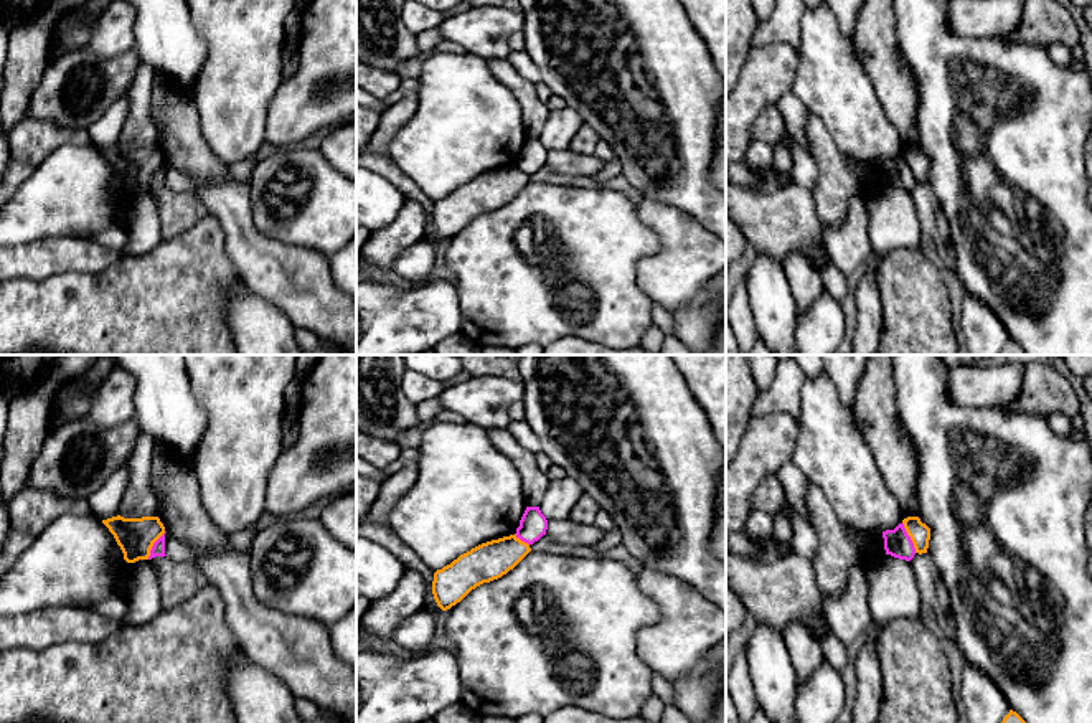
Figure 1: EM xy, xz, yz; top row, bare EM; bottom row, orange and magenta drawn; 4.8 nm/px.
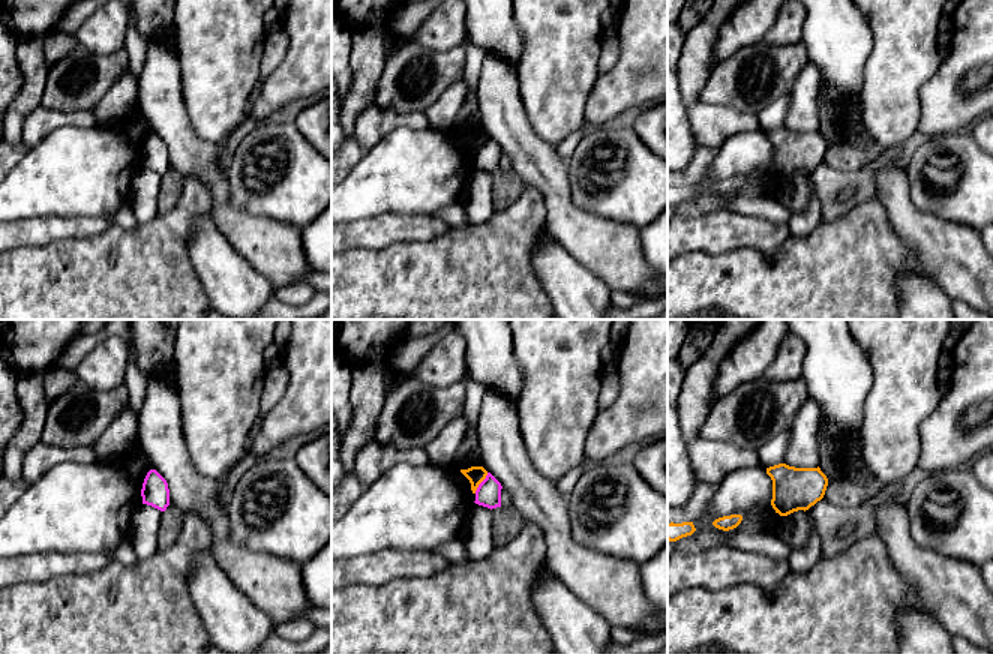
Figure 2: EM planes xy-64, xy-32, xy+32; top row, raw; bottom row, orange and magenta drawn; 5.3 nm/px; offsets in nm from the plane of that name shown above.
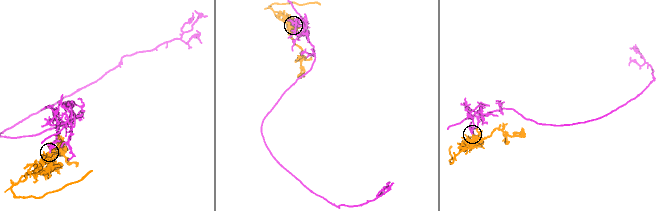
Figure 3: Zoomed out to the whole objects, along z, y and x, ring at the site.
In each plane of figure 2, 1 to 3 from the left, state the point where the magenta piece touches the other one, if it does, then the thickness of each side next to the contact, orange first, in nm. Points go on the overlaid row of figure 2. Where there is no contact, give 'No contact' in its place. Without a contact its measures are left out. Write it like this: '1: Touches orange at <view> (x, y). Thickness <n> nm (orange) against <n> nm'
1: No contact
2: Touches orange at xy-32 (480, 482). Thickness 100 nm (orange) against 140 nm
3: No contact

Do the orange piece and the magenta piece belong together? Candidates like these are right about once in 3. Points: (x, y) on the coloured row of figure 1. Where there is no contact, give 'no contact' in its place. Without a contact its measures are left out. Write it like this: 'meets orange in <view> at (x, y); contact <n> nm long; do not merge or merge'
meets orange in yz at (909, 535); contact 170 nm long; do not merge

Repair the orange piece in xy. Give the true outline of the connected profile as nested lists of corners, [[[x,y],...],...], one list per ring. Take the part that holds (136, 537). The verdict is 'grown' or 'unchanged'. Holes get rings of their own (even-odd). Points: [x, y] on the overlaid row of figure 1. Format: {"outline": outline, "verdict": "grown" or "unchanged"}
{"outline": [[[117,515],[102,523],[114,535],[127,563],[148,560],[153,543],[165,533],[158,517],[124,518]]], "verdict": "unchanged"}

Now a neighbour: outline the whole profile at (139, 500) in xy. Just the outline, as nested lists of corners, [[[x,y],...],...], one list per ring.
[[[140,431],[127,461],[130,477],[119,508],[119,515],[124,518],[157,517],[157,499],[150,480],[153,449],[153,439]]]

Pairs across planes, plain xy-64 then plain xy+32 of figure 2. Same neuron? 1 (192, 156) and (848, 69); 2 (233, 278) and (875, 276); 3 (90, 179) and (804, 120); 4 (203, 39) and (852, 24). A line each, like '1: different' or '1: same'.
1: different
2: different
3: different
4: different

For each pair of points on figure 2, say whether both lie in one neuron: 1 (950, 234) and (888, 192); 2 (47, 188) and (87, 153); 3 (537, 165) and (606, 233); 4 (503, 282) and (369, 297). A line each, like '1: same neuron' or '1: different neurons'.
1: same neuron
2: same neuron
3: same neuron
4: same neuron

